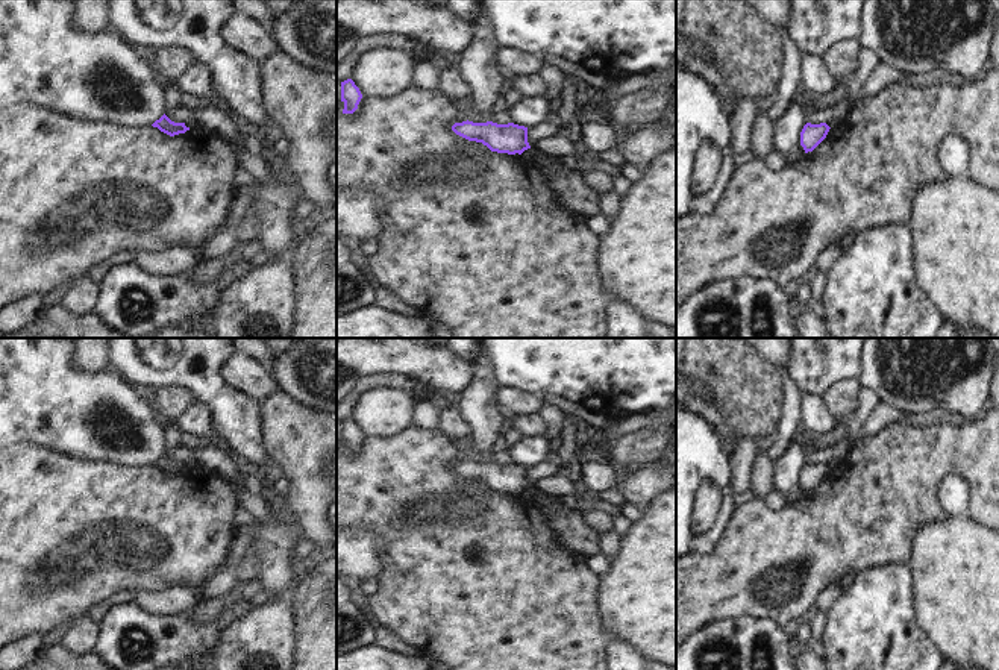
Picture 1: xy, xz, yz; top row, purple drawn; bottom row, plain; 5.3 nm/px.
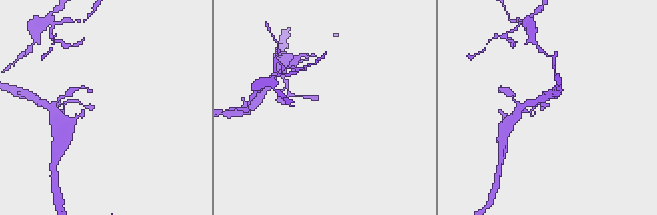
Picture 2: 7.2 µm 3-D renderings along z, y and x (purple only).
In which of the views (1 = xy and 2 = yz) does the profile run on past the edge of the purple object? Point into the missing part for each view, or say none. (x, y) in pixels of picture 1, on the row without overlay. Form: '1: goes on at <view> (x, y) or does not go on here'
1: does not go on here
2: does not go on here

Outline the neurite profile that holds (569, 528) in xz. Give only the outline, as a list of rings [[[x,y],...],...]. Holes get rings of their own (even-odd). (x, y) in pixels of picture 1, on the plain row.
[[[534,487],[525,490],[521,496],[541,506],[559,547],[584,556],[599,553],[599,532],[585,523],[579,508],[565,508],[561,499],[546,496]]]

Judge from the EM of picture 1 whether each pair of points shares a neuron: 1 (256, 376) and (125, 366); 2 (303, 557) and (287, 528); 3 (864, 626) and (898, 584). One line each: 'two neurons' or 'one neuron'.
1: two neurons
2: two neurons
3: one neuron

